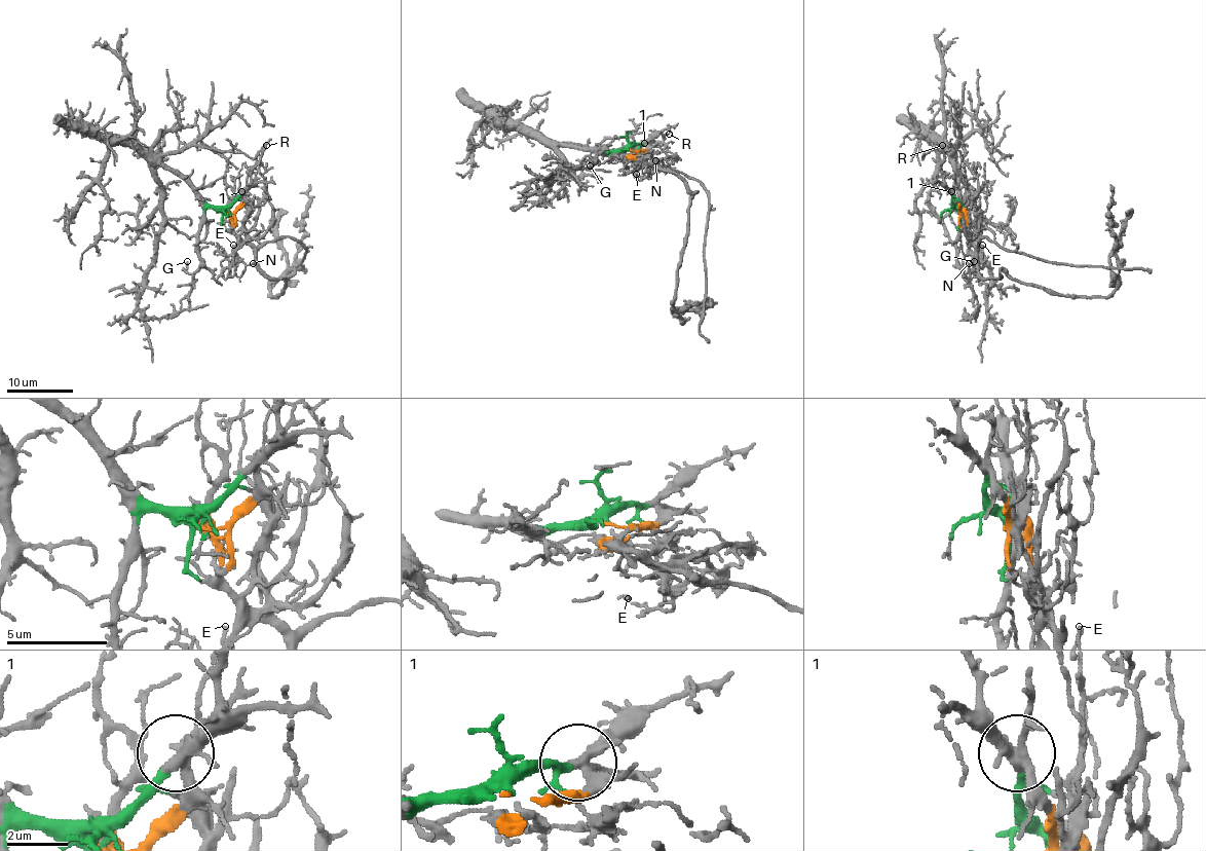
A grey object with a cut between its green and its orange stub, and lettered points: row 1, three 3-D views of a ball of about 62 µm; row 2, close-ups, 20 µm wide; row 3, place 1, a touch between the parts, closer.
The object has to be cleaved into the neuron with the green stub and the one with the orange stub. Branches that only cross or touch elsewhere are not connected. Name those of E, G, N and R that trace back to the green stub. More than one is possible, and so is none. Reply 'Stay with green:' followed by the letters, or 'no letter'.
Stay with green: G, R

